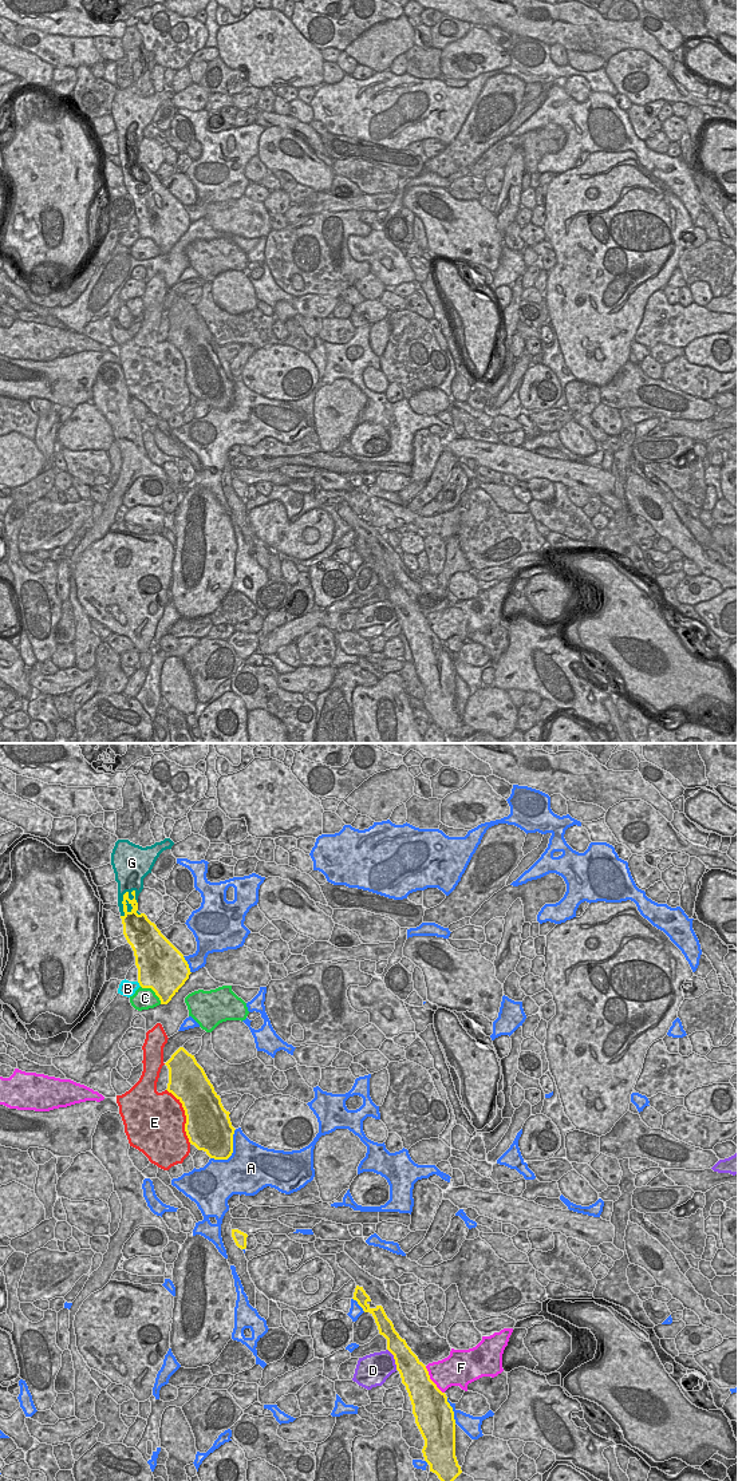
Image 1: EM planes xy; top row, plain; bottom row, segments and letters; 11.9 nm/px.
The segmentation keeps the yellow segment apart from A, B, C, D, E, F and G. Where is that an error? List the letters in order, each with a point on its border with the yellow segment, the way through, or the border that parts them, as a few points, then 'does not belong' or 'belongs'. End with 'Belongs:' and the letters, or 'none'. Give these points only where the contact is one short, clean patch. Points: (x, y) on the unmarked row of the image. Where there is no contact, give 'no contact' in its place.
A: xy (232, 402) | does not belong
B: xy (139, 235) | does not belong
C: xy (153, 240) | does not belong
D: xy (394, 608) | does not belong
E: xy (185, 364) | does not belong
F: xy (430, 630) | does not belong
G: xy (129, 153) | belongs
Belongs: G

